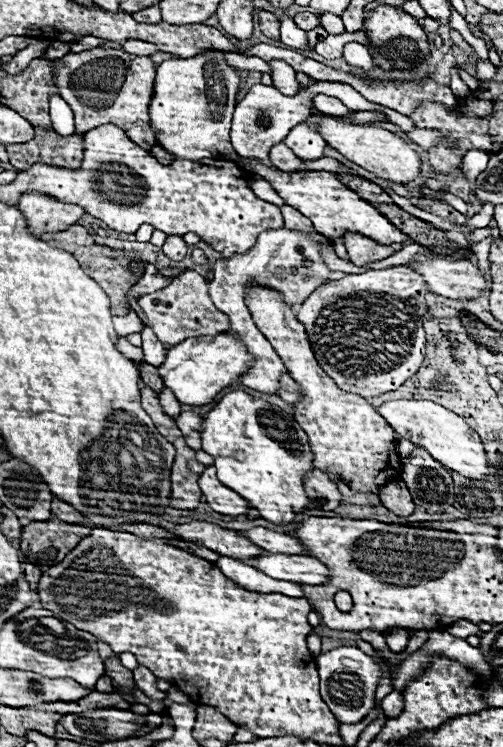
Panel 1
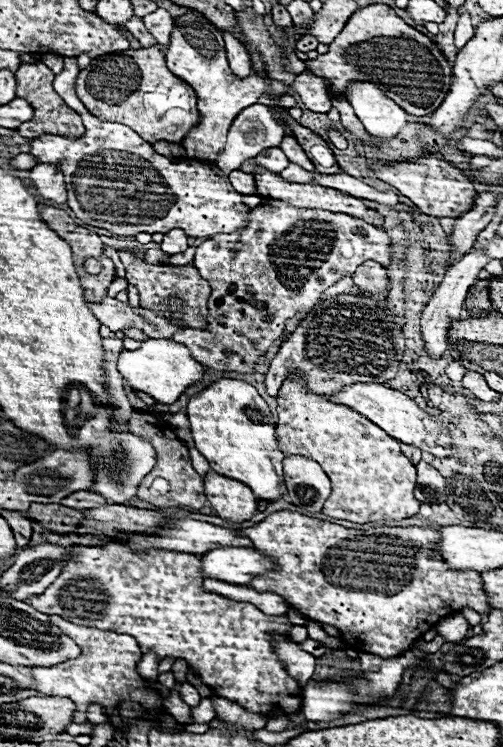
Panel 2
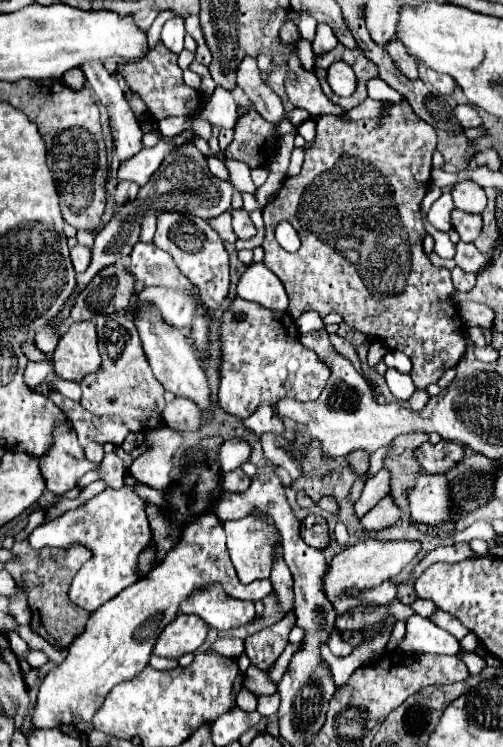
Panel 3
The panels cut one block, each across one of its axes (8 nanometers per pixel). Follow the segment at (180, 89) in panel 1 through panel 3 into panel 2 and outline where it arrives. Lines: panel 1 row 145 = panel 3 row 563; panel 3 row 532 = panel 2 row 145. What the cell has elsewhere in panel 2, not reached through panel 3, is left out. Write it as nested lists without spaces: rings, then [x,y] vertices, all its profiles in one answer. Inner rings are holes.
[[[194,10],[176,18],[174,30],[172,30],[172,40],[170,40],[170,46],[166,52],[166,66],[174,76],[178,76],[186,84],[190,84],[198,96],[200,120],[182,140],[182,146],[186,148],[188,156],[198,158],[198,160],[216,160],[218,158],[218,154],[224,150],[224,138],[228,134],[228,128],[230,128],[232,120],[236,118],[236,114],[240,114],[240,110],[252,106],[252,102],[258,102],[258,98],[264,94],[274,94],[274,96],[288,94],[288,86],[274,78],[264,78],[258,74],[238,78],[228,68],[222,32]]]

